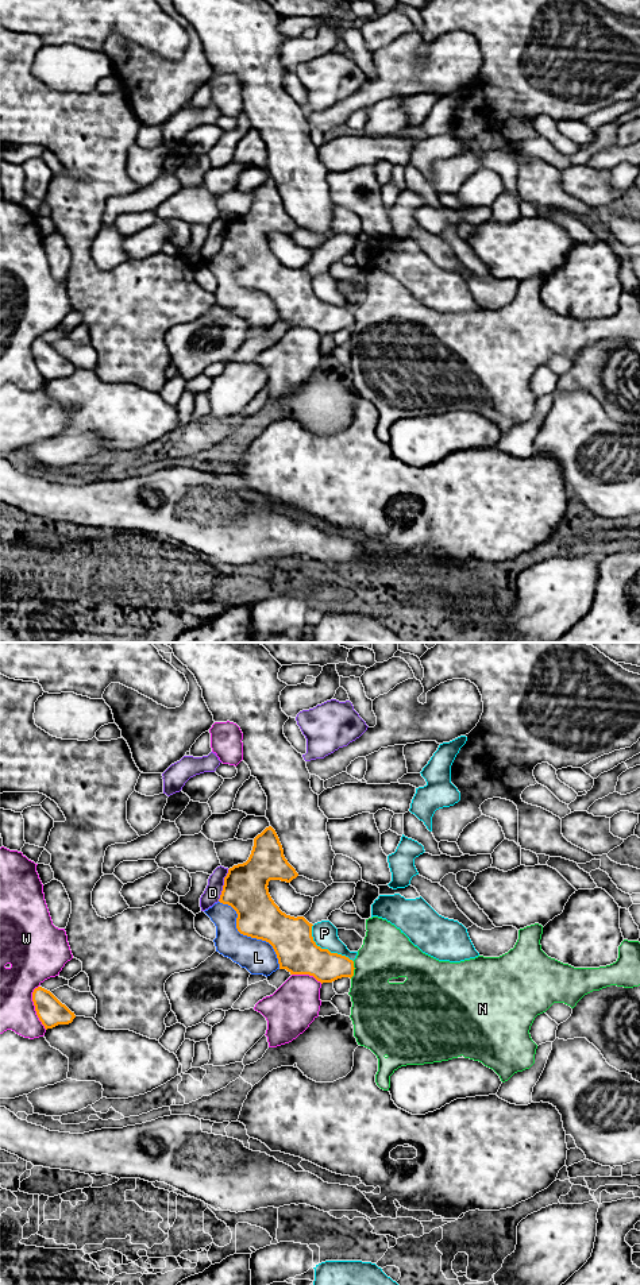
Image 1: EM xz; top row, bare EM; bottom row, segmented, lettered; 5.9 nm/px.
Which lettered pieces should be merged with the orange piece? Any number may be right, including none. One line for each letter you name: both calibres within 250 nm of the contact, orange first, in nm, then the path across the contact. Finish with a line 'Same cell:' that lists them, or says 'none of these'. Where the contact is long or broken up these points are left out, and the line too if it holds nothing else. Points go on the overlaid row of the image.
Same cell: none of these

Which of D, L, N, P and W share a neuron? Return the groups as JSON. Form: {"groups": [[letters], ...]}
{"groups": [["D"], ["L"], ["N"], ["P"], ["W"]]}

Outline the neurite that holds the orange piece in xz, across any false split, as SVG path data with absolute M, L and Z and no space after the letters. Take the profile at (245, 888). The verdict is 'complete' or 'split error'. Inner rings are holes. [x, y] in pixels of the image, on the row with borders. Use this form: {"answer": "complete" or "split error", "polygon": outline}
{"answer": "complete", "polygon": "M269 826L254 838L248 860L228 869L219 902L236 911L240 934L273 946L279 969L313 976L321 984L351 979L354 961L317 946L312 937L313 925L304 917L286 915L271 899L270 880L290 883L297 876L284 856L275 830Z"}

